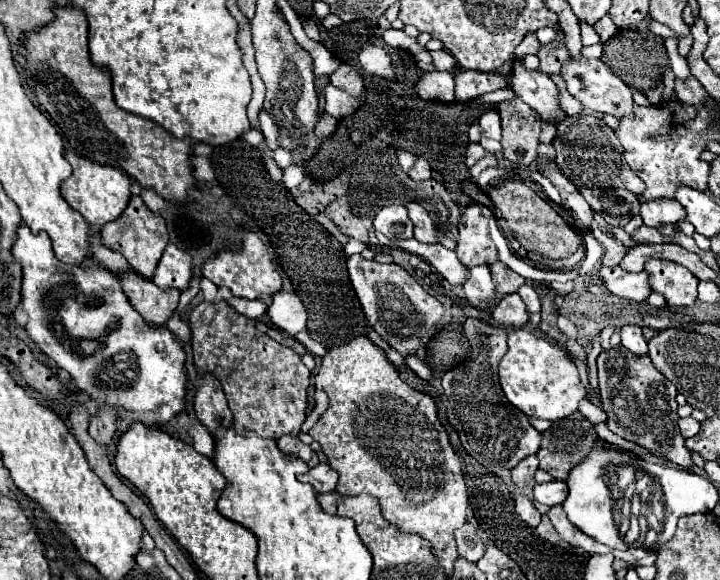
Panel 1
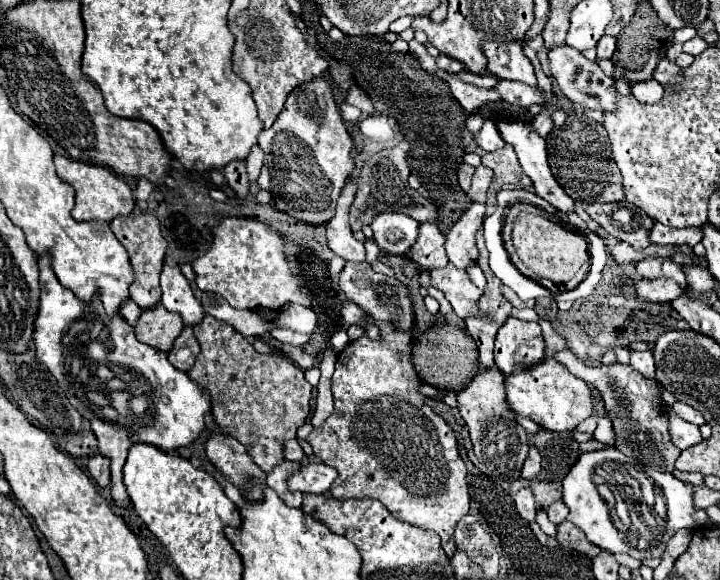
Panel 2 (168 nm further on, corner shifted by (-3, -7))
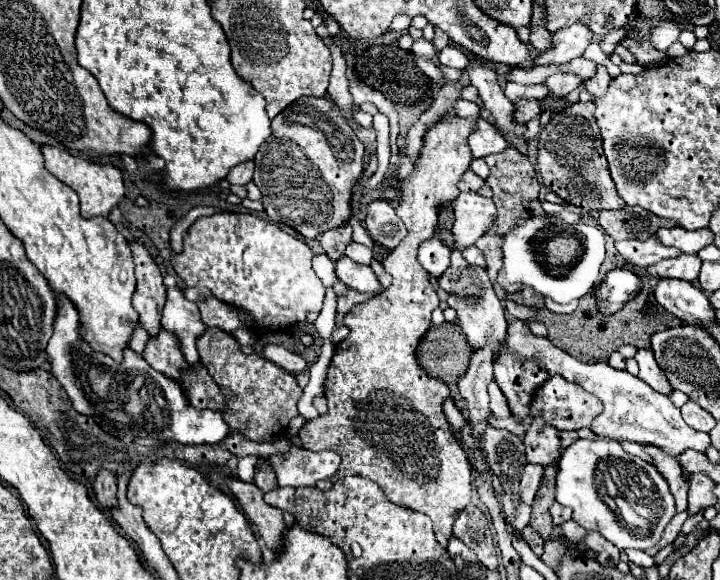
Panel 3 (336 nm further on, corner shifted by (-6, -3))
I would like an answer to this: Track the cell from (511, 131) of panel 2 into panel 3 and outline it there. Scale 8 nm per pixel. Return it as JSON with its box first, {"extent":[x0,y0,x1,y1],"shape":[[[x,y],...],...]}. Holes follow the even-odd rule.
{"extent":[468,57,528,139],"shape":[[[472,57],[472,63],[468,65],[468,75],[472,85],[478,89],[480,99],[484,103],[484,107],[490,111],[490,115],[494,117],[494,125],[504,133],[512,133],[514,137],[524,139],[524,133],[528,131],[526,123],[518,123],[514,113],[514,105],[506,99],[494,69],[490,69],[488,65],[484,65],[480,59]]]}

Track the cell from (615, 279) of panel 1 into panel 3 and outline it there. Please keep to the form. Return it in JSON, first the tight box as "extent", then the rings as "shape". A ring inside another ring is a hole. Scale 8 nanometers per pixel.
{"extent":[648,255,700,281],"shape":[[[680,255],[676,259],[664,259],[652,267],[648,267],[648,275],[654,279],[684,279],[694,281],[700,271],[700,257],[698,255]]]}

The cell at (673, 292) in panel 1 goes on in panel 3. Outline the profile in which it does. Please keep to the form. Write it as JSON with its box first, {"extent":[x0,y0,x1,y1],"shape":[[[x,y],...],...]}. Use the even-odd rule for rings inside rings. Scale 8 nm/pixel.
{"extent":[616,235,680,267],"shape":[[[654,235],[646,241],[638,241],[638,239],[618,241],[616,249],[626,261],[630,261],[632,265],[638,265],[638,267],[650,267],[662,259],[680,255],[680,251],[676,251],[676,247],[662,245]]]}

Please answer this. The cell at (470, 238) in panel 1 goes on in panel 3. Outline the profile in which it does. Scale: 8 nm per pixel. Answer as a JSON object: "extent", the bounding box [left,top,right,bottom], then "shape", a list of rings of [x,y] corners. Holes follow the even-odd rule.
{"extent":[452,193,496,251],"shape":[[[460,193],[452,203],[454,207],[454,249],[464,251],[474,245],[474,241],[484,235],[496,215],[492,199],[480,197],[478,193]]]}

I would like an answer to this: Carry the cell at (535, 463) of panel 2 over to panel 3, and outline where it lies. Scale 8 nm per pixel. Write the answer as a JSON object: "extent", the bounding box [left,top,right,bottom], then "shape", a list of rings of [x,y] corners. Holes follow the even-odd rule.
{"extent":[524,419,560,467],"shape":[[[534,419],[532,427],[524,435],[524,445],[528,463],[546,467],[560,455],[560,431],[544,419]]]}

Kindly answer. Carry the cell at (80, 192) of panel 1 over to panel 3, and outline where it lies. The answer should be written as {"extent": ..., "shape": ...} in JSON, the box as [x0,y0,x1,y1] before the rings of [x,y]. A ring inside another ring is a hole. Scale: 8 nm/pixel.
{"extent":[42,145,126,217],"shape":[[[44,145],[44,147],[42,147],[42,153],[44,153],[46,169],[48,169],[54,177],[58,177],[62,183],[70,185],[70,187],[78,193],[82,217],[96,217],[96,215],[104,215],[104,217],[106,217],[106,215],[108,215],[114,207],[118,207],[120,201],[124,199],[126,187],[124,187],[122,171],[120,171],[118,167],[92,163],[92,161],[88,161],[88,159],[70,155],[70,153],[66,153],[64,149],[50,147],[50,145]]]}

